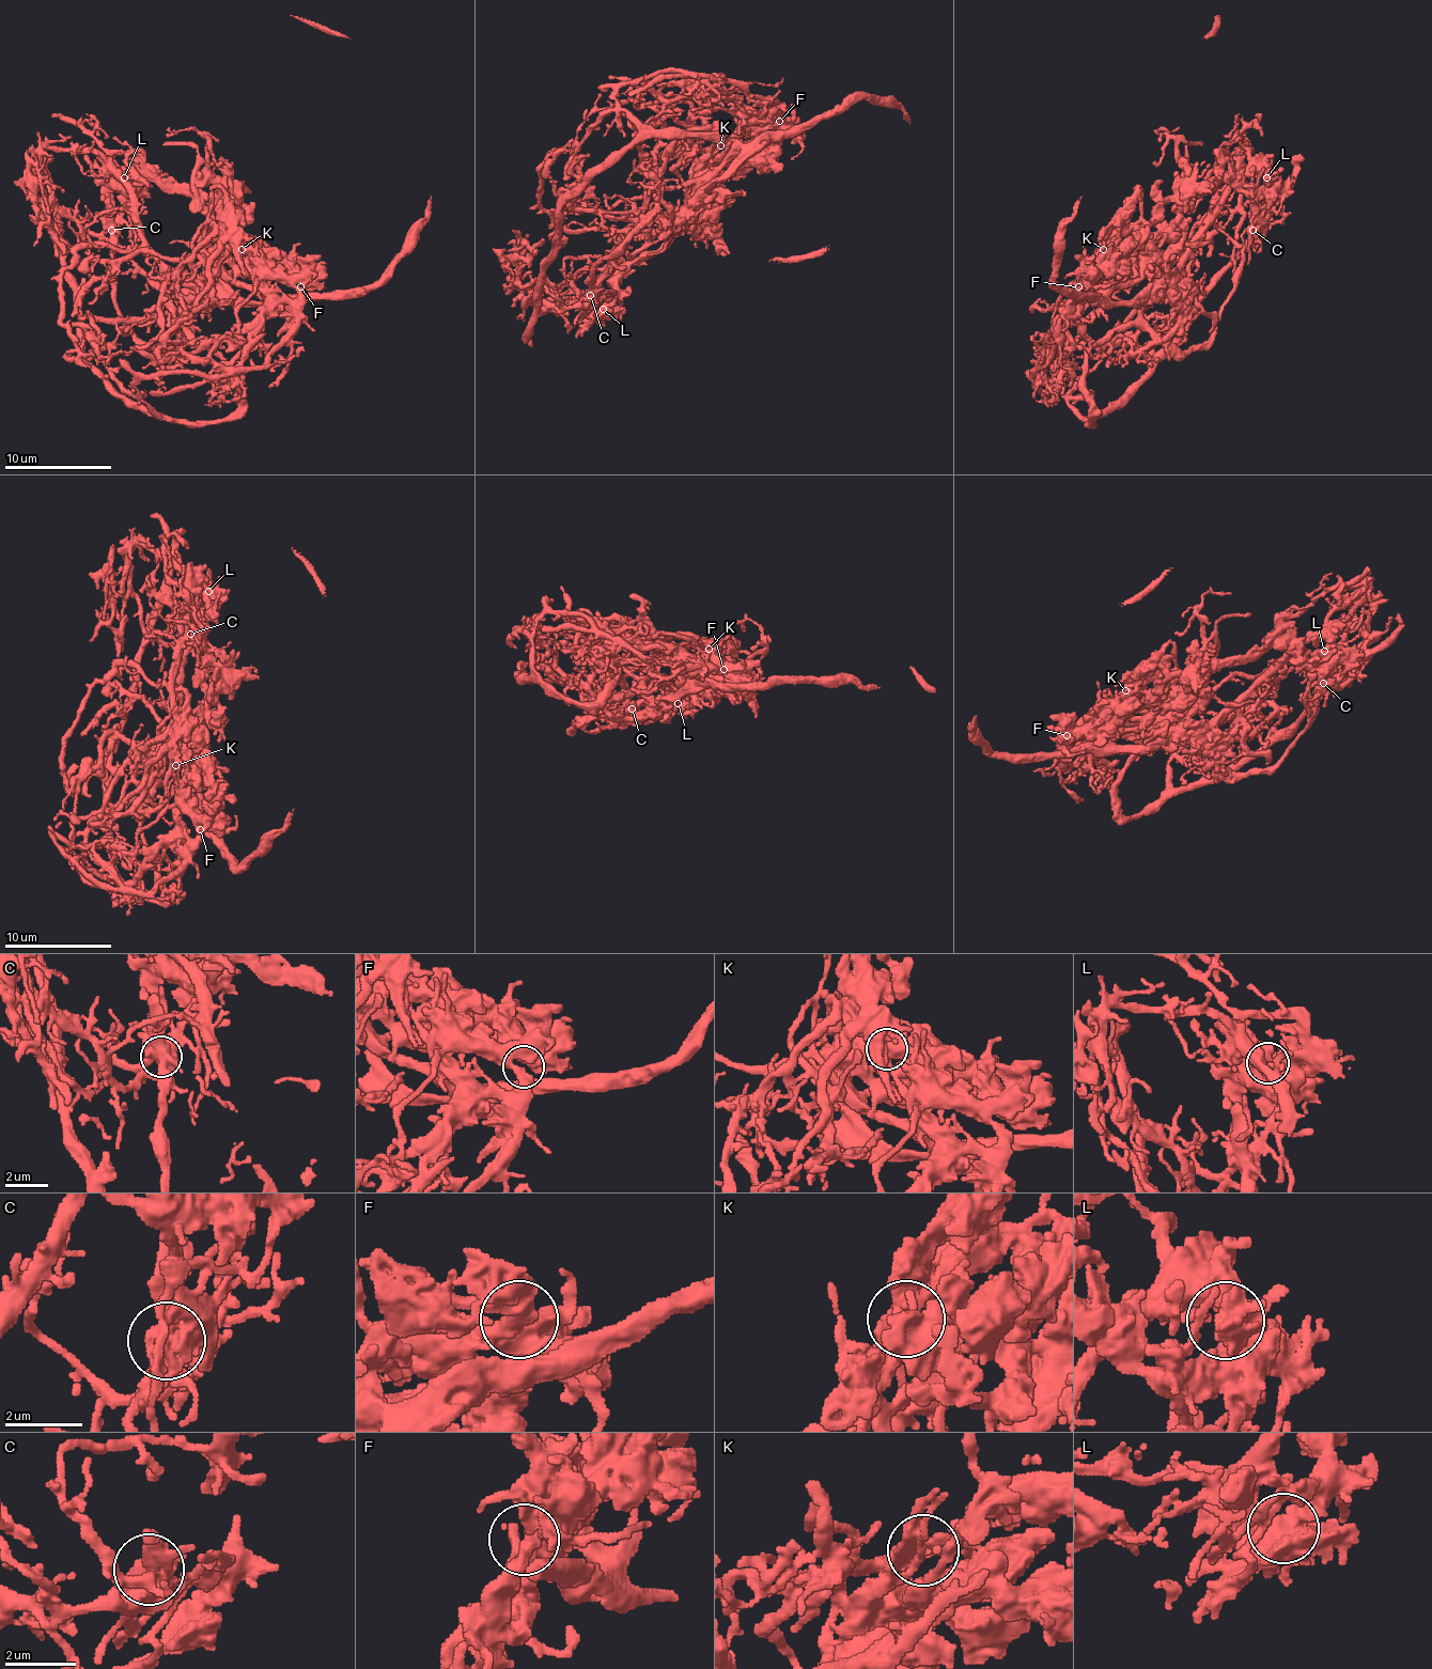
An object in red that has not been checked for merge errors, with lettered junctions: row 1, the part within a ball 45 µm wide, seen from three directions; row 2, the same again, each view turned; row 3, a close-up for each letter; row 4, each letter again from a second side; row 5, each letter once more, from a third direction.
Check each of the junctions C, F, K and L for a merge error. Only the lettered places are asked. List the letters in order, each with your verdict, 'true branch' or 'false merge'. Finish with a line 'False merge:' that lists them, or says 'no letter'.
C: false merge
F: true branch
K: true branch
L: true branch
False merge: C

